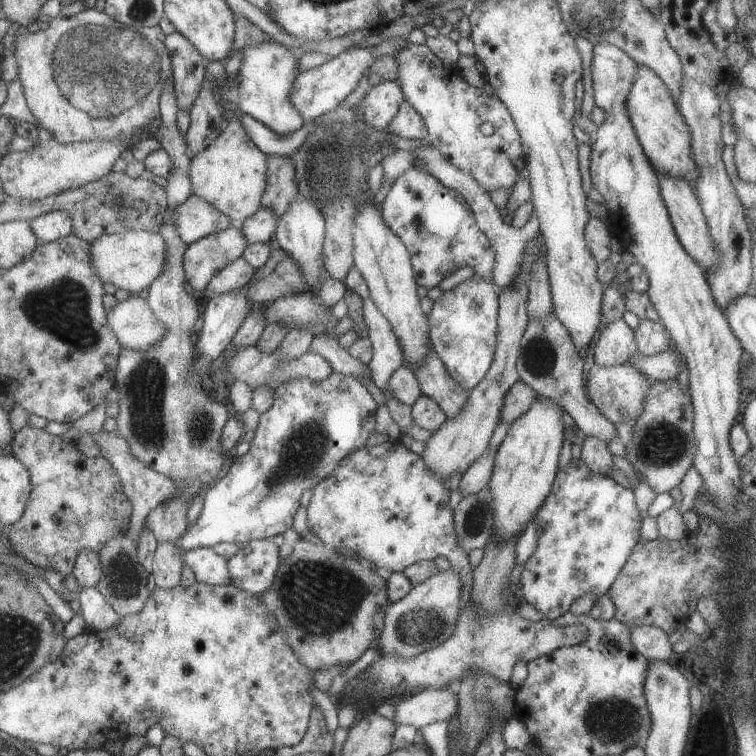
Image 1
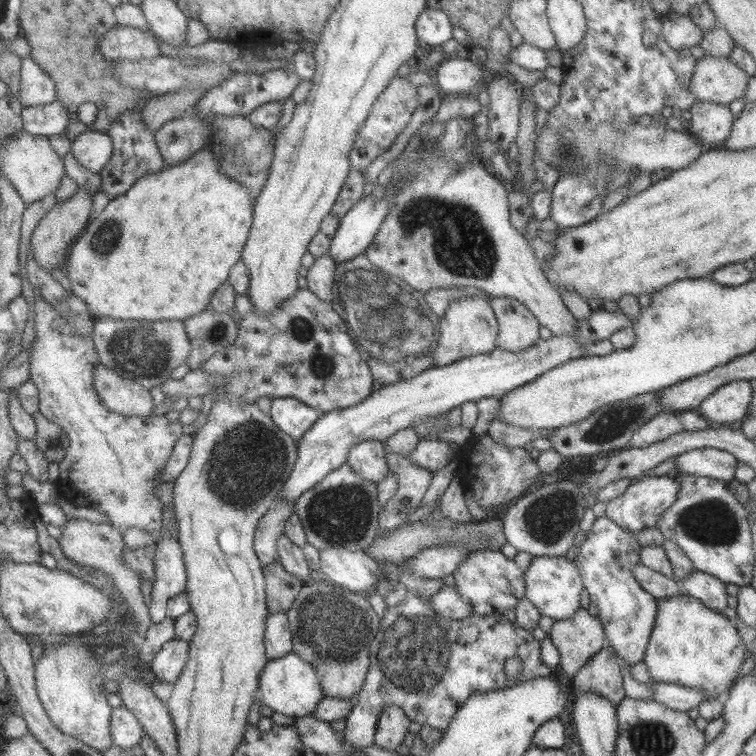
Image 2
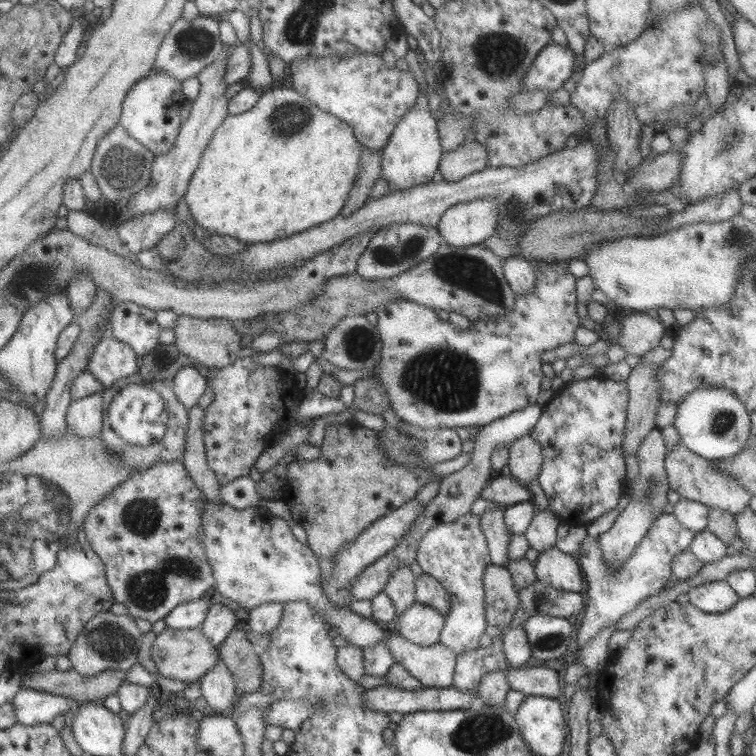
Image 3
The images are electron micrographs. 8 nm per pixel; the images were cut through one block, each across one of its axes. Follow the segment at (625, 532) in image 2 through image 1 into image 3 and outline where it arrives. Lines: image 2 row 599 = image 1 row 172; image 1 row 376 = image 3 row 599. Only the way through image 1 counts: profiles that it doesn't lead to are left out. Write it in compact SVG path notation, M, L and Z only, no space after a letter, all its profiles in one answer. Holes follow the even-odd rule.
M725 581L708 582L691 589L690 603L708 614L720 614L734 607L741 598Z

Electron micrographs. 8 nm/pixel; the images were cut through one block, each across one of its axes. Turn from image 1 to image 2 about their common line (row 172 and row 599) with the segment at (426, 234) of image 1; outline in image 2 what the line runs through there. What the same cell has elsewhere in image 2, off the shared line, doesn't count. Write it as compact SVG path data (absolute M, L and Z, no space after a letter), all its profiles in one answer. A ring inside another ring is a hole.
M409 593L409 595L406 596L406 598L404 598L404 600L402 600L402 602L400 602L400 604L398 604L397 606L392 606L390 608L387 608L386 614L384 614L384 618L382 618L381 623L379 624L379 632L377 634L377 636L374 636L374 642L372 642L372 644L370 644L370 666L365 678L365 681L363 682L362 688L360 690L360 692L358 692L356 694L357 698L356 700L358 702L356 702L356 706L353 706L353 708L351 709L350 715L348 715L348 717L345 719L346 720L346 727L345 727L345 731L344 731L344 736L345 736L345 743L347 744L347 747L352 747L354 750L364 750L367 746L370 745L374 745L374 736L375 736L375 732L378 726L378 718L380 717L380 713L382 713L382 709L386 709L386 707L390 706L398 706L399 708L402 708L402 711L404 712L404 714L406 714L406 717L410 720L410 721L415 721L417 723L419 723L421 726L426 724L428 726L431 726L436 732L440 731L441 733L444 733L447 731L448 725L450 725L450 722L452 721L452 719L454 719L454 715L456 715L456 712L458 712L458 710L460 710L460 708L462 708L462 705L464 705L464 703L466 703L466 701L468 701L468 698L470 698L470 696L472 696L475 692L490 692L490 691L495 691L498 689L502 689L502 688L510 688L514 685L514 683L517 683L518 681L521 680L532 680L534 678L538 678L540 676L550 676L550 674L552 674L552 672L554 671L552 668L550 668L541 658L541 645L540 645L540 641L536 640L536 638L534 638L534 634L532 631L530 630L526 630L524 628L522 628L522 626L519 626L515 621L514 622L510 622L510 620L508 620L503 614L496 614L494 616L486 616L486 618L482 618L482 616L472 616L470 618L466 618L463 620L448 620L446 618L441 618L440 614L438 614L438 612L434 612L434 610L432 610L432 608L430 608L430 606L428 606L428 600L424 600L424 598L422 598L422 596L417 596L413 593ZM516 657L518 659L521 659L523 662L523 667L524 670L520 675L520 679L516 680L516 681L512 681L510 679L506 678L506 674L504 673L504 662L506 662L507 659ZM374 668L378 668L378 672L384 672L384 678L388 678L388 680L390 680L390 682L392 682L392 684L396 684L396 688L400 688L400 692L398 692L398 694L390 694L390 692L374 692Z

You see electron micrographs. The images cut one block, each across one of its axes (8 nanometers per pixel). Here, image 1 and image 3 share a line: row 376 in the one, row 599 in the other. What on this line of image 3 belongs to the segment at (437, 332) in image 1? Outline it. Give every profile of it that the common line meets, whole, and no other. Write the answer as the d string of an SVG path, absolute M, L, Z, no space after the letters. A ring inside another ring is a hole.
M469 512L454 522L438 523L419 540L416 561L425 574L438 580L450 594L450 613L446 617L439 643L457 656L479 648L480 637L488 626L483 576L486 566L493 564L486 535L480 526L480 517Z

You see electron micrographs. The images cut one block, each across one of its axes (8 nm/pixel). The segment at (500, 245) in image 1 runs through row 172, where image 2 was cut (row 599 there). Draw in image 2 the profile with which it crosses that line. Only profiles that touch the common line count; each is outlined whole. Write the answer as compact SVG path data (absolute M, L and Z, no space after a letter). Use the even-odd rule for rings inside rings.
M444 585L440 591L428 600L428 606L438 612L441 618L448 620L463 620L473 616L470 602L460 596L454 586Z

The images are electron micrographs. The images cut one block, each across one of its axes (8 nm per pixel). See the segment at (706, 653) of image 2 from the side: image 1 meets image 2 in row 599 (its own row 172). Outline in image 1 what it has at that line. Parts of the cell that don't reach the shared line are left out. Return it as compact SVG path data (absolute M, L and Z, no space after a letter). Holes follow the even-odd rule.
M639 63L635 67L635 80L628 92L625 108L636 137L655 170L672 177L683 177L688 183L693 184L697 177L697 169L691 158L691 141L687 127L678 111L676 101L671 98L662 80L650 68Z

